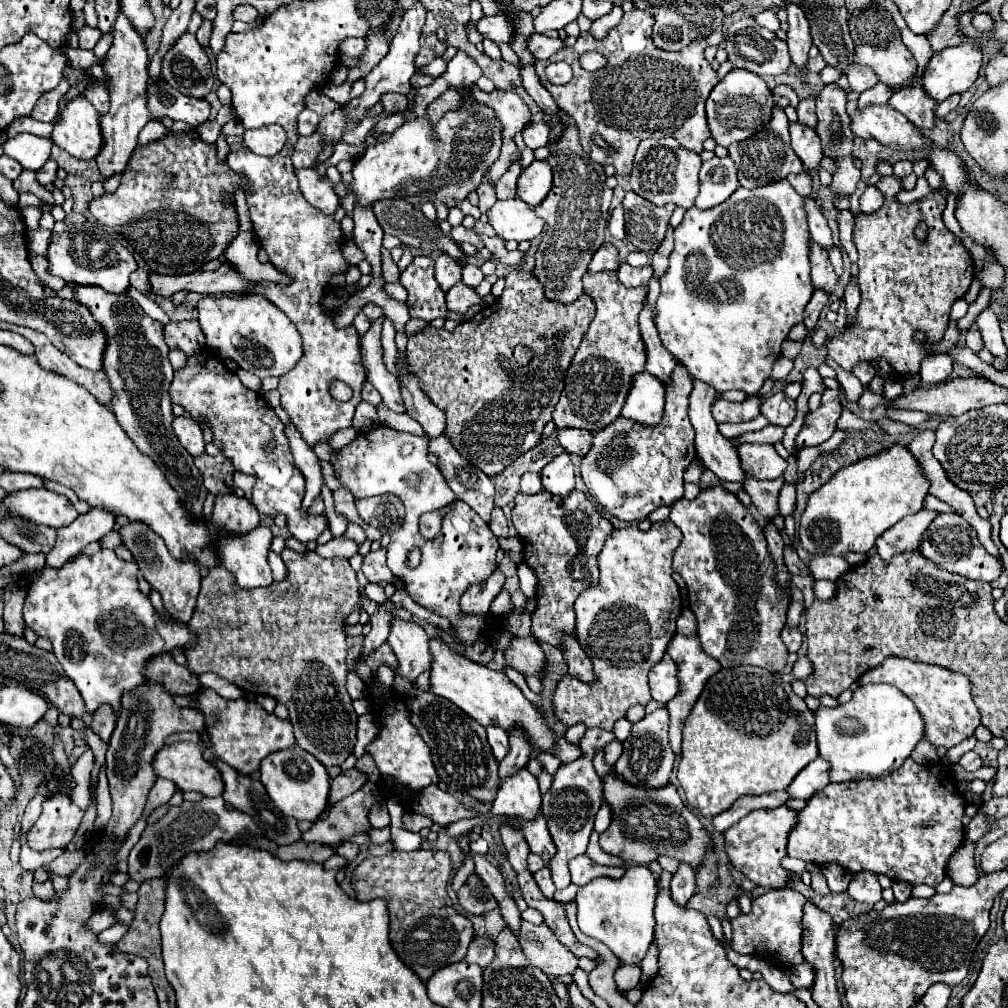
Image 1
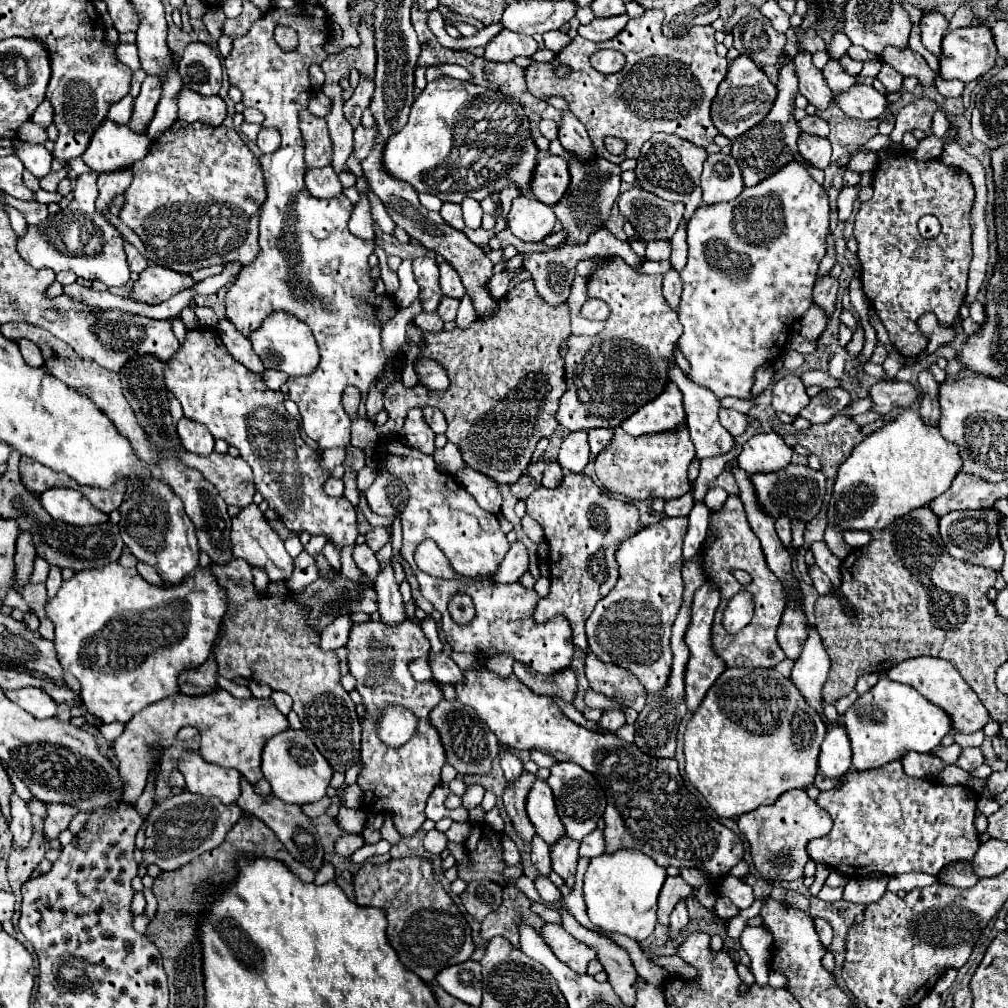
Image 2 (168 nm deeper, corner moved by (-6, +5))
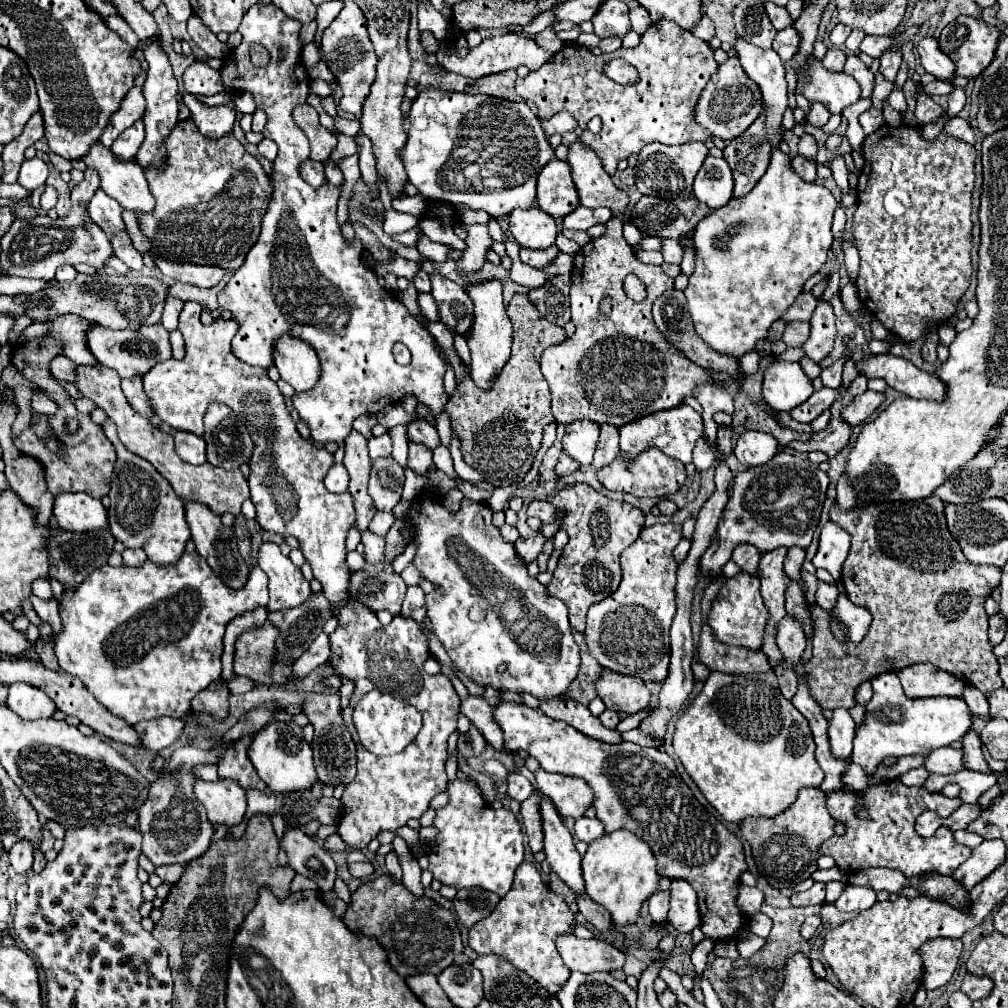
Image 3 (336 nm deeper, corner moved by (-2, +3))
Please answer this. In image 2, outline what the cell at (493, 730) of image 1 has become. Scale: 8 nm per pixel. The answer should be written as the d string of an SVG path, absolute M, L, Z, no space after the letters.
M501 751L501 759L499 761L501 761L501 769L505 771L505 777L509 781L513 781L513 779L517 779L521 775L523 761L517 755L513 755L509 751Z

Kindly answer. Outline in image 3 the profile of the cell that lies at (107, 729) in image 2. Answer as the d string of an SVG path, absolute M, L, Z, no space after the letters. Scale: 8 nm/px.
M161 717L161 719L151 719L135 725L135 731L139 731L143 745L149 747L151 751L159 753L161 749L173 745L179 735L183 733L183 721L171 719L171 717Z

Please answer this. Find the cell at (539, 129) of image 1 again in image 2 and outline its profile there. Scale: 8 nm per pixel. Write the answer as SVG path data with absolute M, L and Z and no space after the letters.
M541 119L539 123L539 131L543 137L547 137L549 141L557 139L557 123L553 119Z

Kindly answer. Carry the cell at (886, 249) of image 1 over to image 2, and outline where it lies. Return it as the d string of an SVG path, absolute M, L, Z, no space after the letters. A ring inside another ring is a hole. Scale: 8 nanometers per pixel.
M895 155L879 163L873 179L873 199L861 203L859 213L855 215L855 239L859 241L859 259L863 263L861 283L863 291L869 297L869 303L875 307L881 323L885 325L891 343L905 357L915 357L927 347L927 339L917 331L917 319L923 313L937 315L943 327L951 327L957 319L957 309L967 295L967 271L973 259L971 251L971 227L969 211L973 205L973 185L969 175L955 175L939 159L915 163L909 155ZM923 215L935 215L941 223L941 235L935 239L923 239L917 231L917 221Z

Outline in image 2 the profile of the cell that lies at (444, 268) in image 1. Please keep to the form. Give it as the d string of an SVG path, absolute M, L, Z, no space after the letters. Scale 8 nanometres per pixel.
M445 259L439 261L439 271L441 271L441 279L439 279L439 281L441 281L443 295L461 299L461 297L465 295L465 287L461 285L461 277L459 277L459 273L457 273Z

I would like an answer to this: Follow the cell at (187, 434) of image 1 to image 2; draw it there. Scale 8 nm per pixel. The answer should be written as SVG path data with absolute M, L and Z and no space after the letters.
M183 417L177 423L177 433L179 433L179 439L187 451L199 453L199 455L213 453L215 441L213 441L213 435L205 429L205 425L201 425L197 421L189 421L187 417Z

